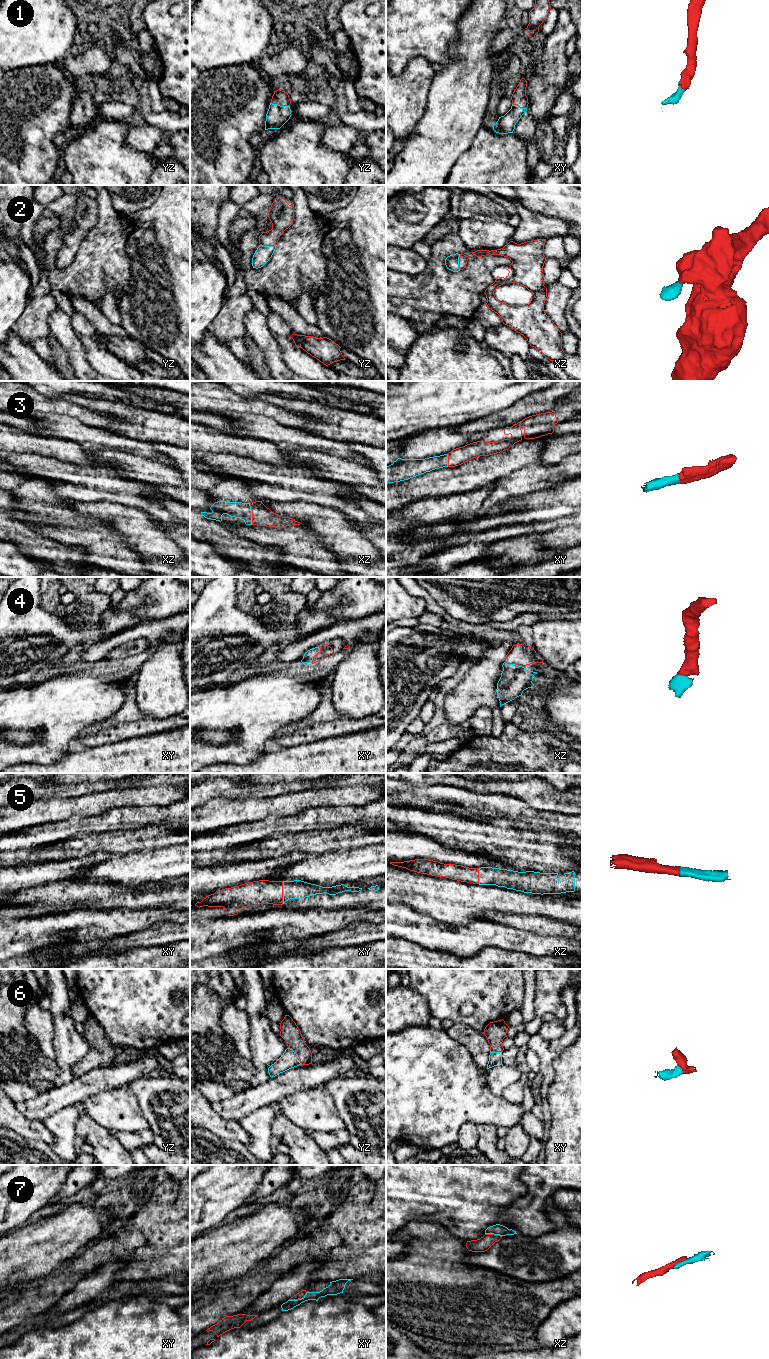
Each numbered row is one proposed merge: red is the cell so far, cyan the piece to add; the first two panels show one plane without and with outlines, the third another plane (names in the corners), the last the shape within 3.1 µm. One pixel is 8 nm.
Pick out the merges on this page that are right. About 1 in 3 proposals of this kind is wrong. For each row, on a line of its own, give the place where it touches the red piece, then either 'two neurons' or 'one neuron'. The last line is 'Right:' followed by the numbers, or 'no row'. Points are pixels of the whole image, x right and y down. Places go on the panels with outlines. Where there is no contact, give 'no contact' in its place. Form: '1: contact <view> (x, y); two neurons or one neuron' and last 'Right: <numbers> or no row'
1: contact yz (280, 105); one neuron
2: contact yz (268, 245); one neuron
3: contact xz (252, 514); one neuron
4: contact xz (514, 663); one neuron
5: contact xy (282, 892); one neuron
6: contact yz (297, 1054); one neuron
7: contact xy (298, 1298); one neuron
Right: 1, 2, 3, 4, 5, 6, 7

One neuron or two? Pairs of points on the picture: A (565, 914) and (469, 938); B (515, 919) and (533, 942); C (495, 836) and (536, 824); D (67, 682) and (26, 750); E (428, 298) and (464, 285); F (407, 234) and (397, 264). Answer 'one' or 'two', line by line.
A: two
B: two
C: two
D: one
E: one
F: two

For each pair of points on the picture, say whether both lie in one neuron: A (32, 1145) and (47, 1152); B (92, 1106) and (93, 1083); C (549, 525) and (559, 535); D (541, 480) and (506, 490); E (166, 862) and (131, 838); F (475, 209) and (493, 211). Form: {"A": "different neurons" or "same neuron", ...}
{"A": "same neuron", "B": "different neurons", "C": "different neurons", "D": "same neuron", "E": "different neurons", "F": "same neuron"}

